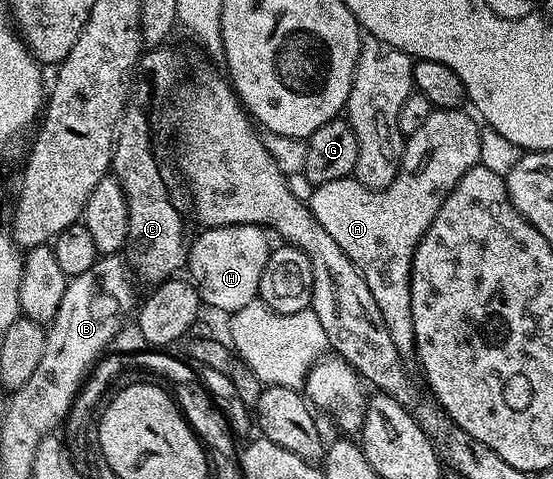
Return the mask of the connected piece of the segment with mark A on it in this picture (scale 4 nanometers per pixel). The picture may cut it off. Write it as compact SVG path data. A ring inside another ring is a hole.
M462 108L430 112L424 126L405 137L398 173L387 188L365 188L359 180L347 178L317 185L308 196L316 222L328 230L336 246L361 270L376 306L380 306L380 318L384 318L392 343L403 358L414 356L410 271L416 246L432 226L432 218L440 214L440 206L444 206L444 198L456 182L479 164L480 124L467 112Z

